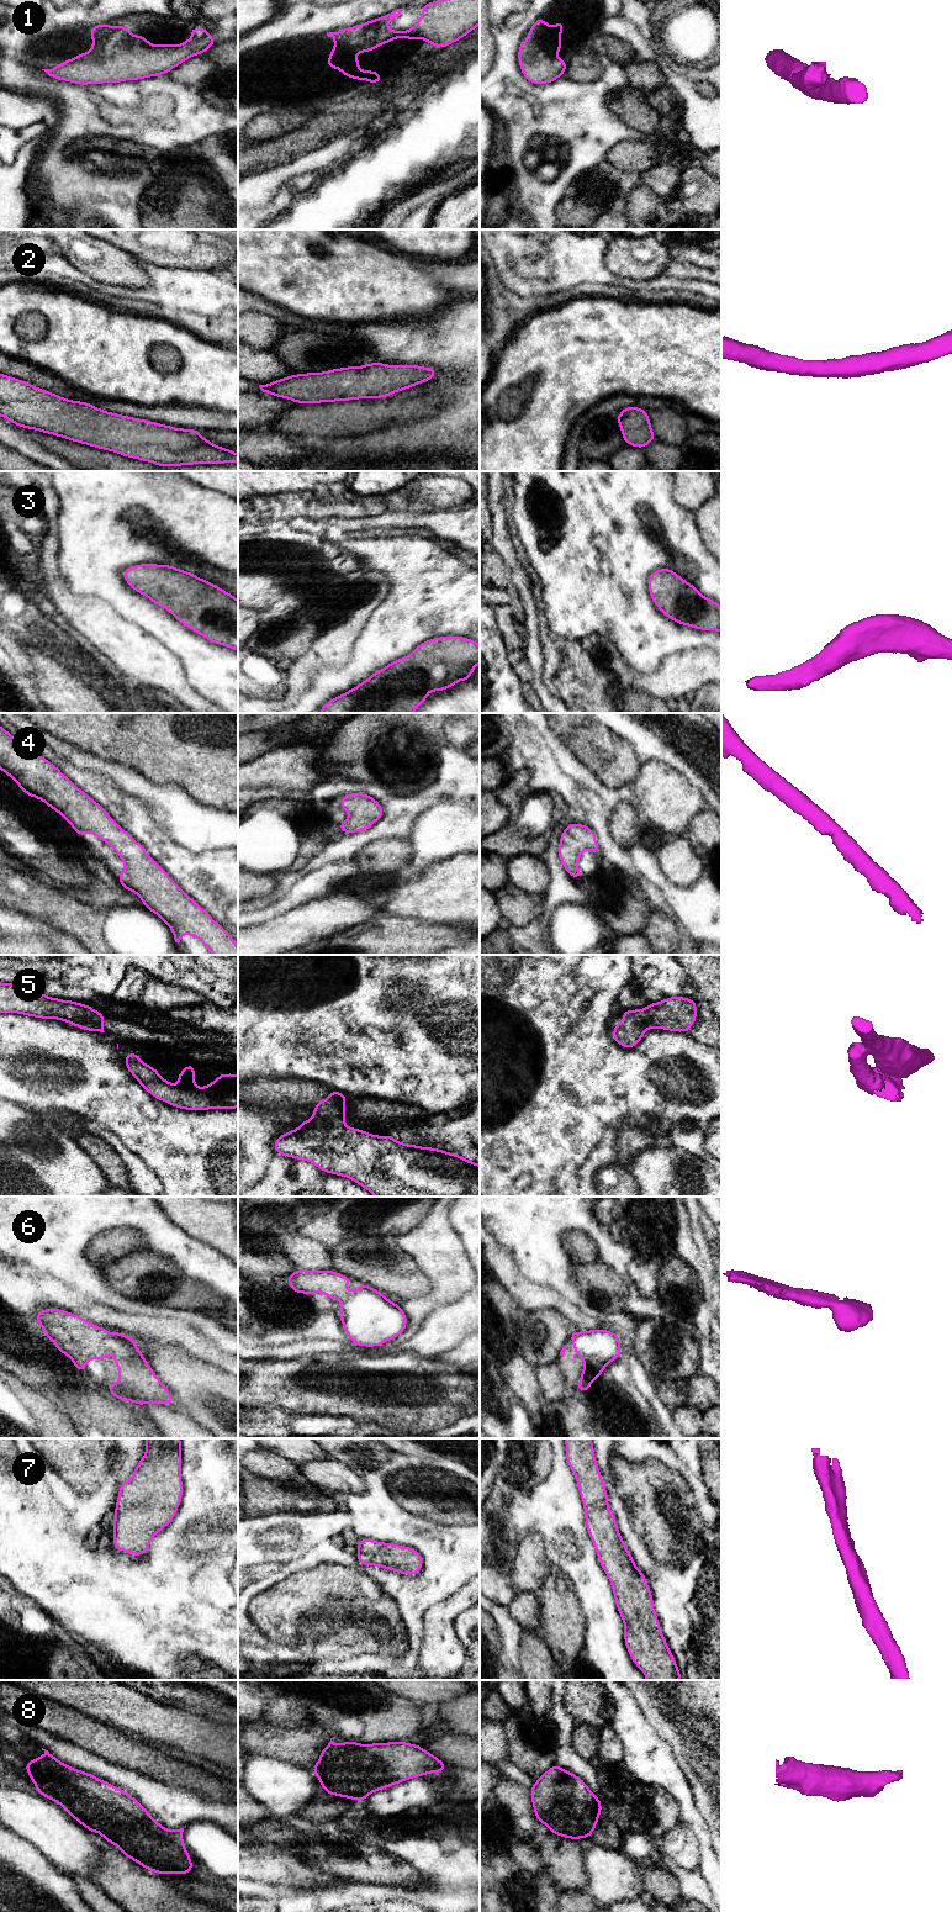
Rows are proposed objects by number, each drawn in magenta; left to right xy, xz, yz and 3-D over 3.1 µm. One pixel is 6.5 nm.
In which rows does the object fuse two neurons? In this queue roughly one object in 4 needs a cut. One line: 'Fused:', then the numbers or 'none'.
Fused: 5

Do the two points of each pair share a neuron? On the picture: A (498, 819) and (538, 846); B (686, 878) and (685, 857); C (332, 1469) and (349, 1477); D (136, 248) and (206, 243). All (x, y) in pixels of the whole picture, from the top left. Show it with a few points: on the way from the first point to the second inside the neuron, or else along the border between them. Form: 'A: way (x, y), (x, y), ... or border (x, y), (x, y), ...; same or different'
A: border (497, 795), (507, 809), (508, 819), (492, 834); different
B: way (686, 873), (685, 862); same
C: way (336, 1473), (339, 1477), (345, 1477); same
D: way (153, 257), (189, 259); same

